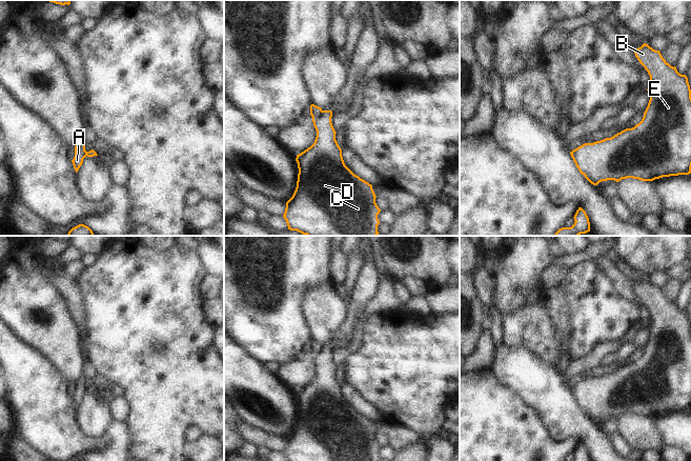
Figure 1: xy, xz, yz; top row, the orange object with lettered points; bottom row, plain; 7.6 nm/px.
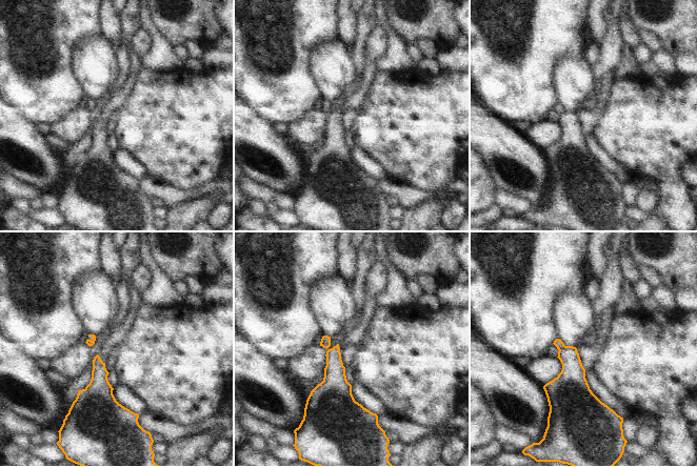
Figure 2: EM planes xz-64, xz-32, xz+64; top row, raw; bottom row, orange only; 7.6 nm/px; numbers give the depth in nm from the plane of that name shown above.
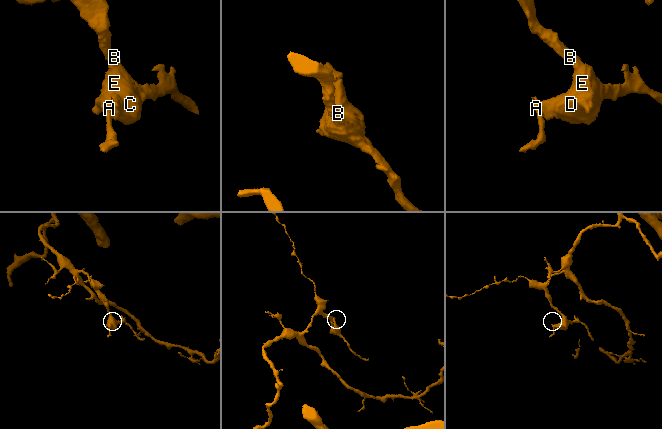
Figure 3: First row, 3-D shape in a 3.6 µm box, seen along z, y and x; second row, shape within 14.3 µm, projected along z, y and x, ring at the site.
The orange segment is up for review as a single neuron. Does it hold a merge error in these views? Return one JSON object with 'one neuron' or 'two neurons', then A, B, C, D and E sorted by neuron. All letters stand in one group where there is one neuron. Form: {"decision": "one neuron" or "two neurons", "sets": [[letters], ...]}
{"decision": "two neurons", "sets": [["A"], ["B", "C", "D", "E"]]}

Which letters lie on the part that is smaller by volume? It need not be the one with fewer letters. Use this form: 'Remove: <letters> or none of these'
Remove: A

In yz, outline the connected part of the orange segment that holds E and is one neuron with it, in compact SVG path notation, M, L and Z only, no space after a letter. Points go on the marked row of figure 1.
M644 43L634 49L635 57L650 76L648 94L650 100L642 121L632 128L626 128L611 138L593 143L585 143L570 152L580 173L593 185L602 181L633 178L642 181L653 181L663 177L691 174L691 89L686 75L677 72L655 51Z

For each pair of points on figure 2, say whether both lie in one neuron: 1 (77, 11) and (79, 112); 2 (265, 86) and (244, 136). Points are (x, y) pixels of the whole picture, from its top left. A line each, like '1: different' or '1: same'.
1: different
2: different

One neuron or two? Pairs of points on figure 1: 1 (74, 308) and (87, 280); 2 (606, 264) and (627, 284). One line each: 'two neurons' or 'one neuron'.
1: two neurons
2: one neuron

